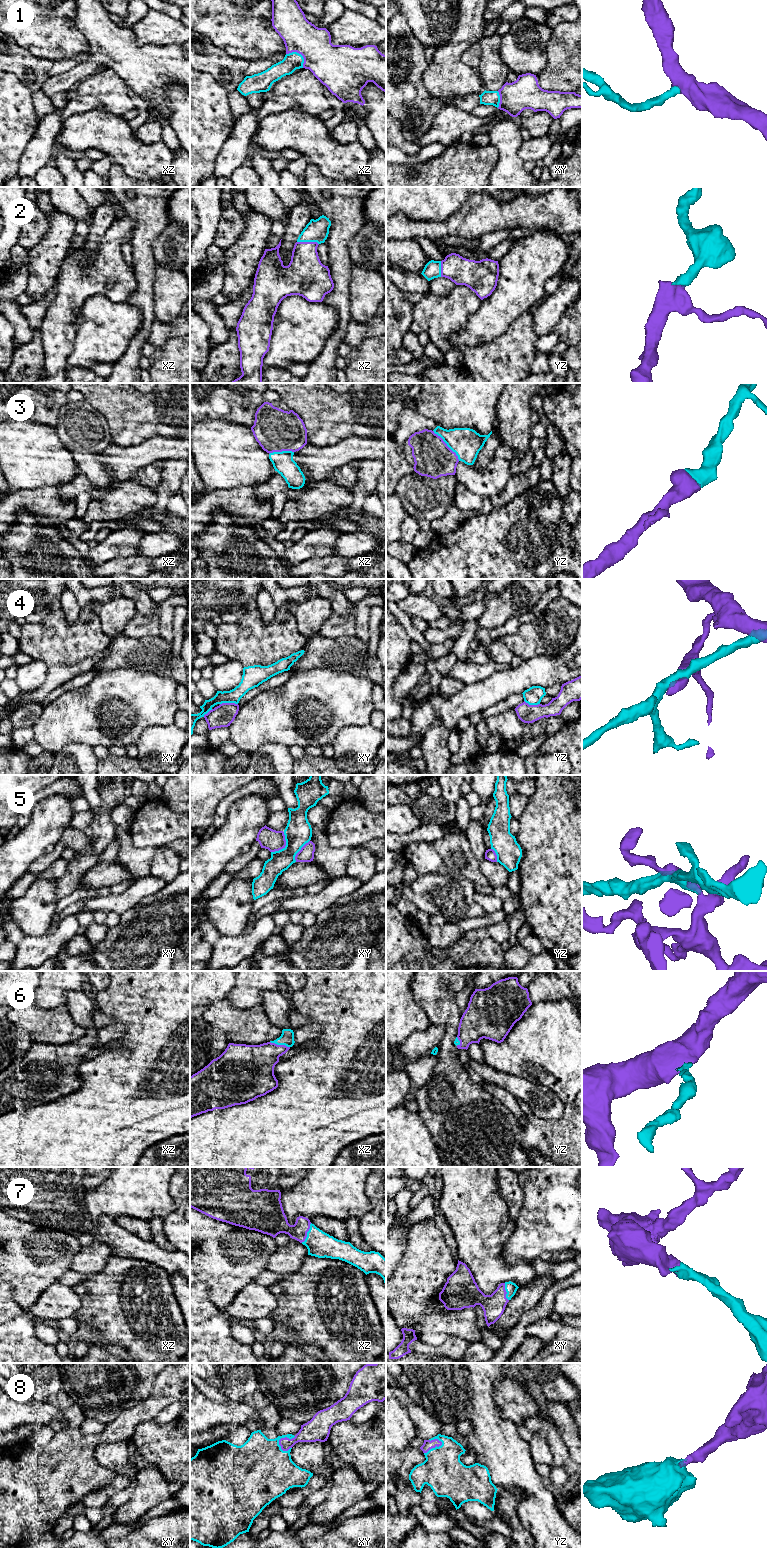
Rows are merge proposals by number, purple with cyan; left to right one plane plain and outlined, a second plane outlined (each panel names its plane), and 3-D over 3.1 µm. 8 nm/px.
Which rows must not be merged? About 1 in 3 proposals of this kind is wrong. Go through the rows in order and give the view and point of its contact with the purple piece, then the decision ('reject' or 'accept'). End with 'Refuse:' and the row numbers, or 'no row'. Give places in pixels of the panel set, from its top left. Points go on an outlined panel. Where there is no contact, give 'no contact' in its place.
1: meets purple in xz at (300, 53); accept
2: meets purple in xz at (308, 242); accept
3: meets purple in yz at (446, 445); accept
4: meets purple in xy at (228, 703); reject
5: meets purple in xy at (284, 846); reject
6: meets purple in xz at (280, 1045); accept
7: meets purple in xz at (306, 1233); accept
8: meets purple in xy at (283, 1438); accept
Refuse: 4, 5

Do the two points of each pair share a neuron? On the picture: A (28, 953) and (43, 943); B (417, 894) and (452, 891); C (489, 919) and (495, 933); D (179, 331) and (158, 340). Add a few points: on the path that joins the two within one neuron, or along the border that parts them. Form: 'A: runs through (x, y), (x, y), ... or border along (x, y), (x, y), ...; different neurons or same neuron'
A: runs through (32, 951), (39, 947); same neuron
B: runs through (426, 894), (443, 894); same neuron
C: border along (508, 915), (496, 923), (469, 931); different neurons
D: runs through (174, 331), (163, 335); same neuron

